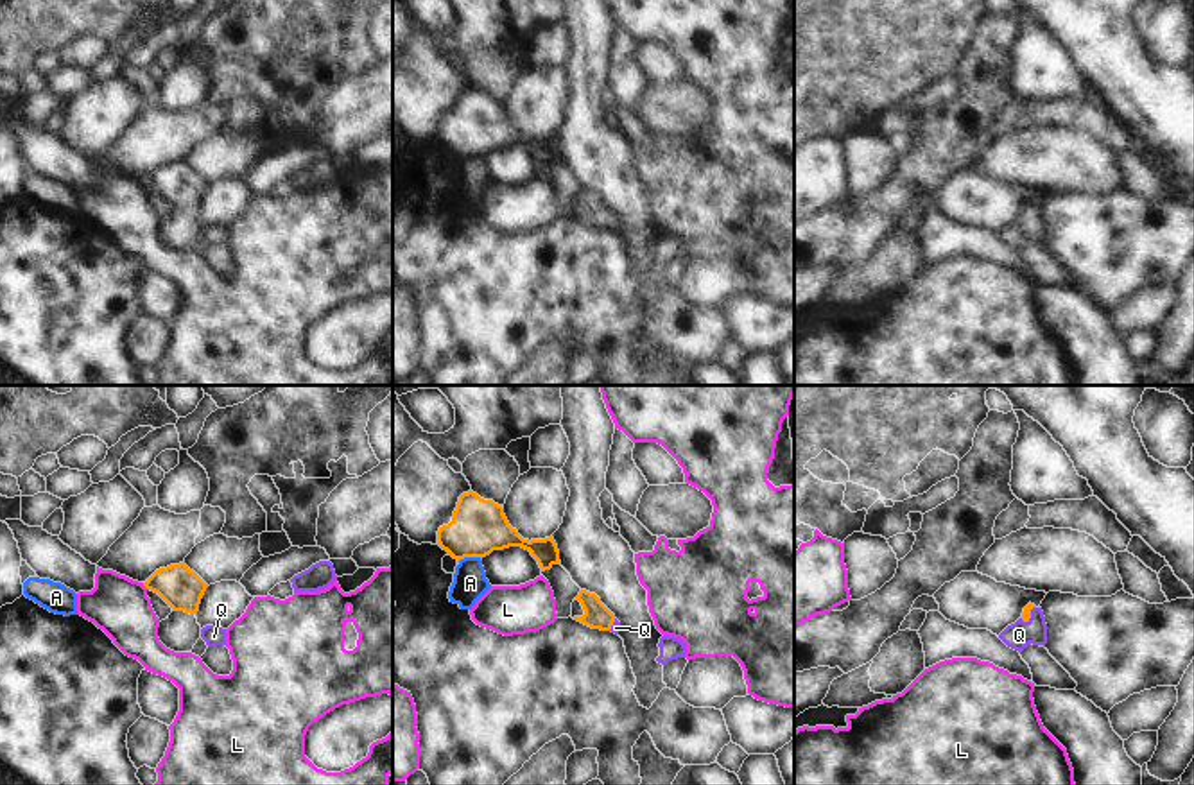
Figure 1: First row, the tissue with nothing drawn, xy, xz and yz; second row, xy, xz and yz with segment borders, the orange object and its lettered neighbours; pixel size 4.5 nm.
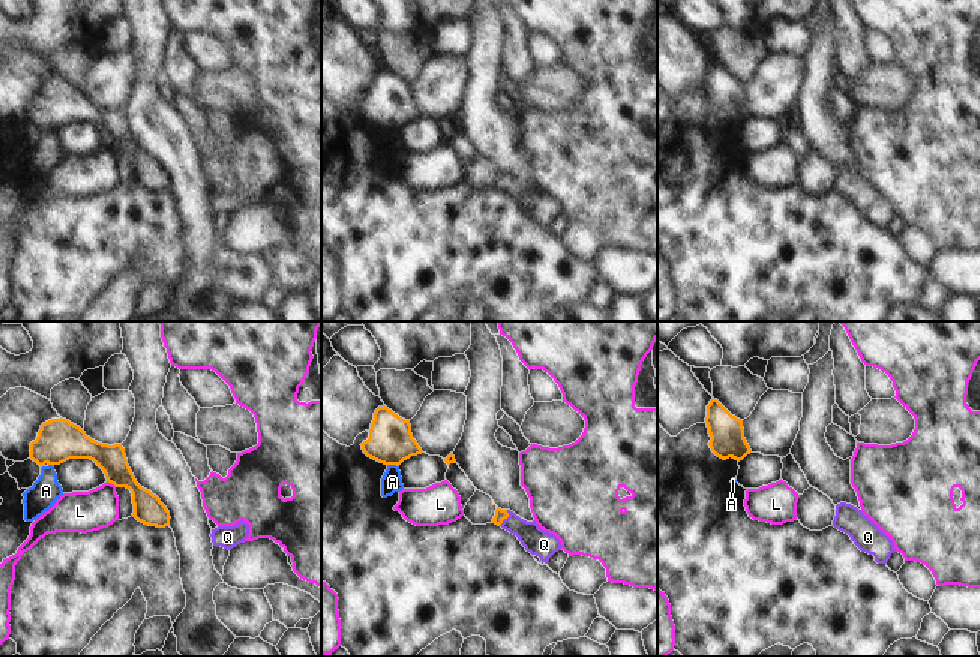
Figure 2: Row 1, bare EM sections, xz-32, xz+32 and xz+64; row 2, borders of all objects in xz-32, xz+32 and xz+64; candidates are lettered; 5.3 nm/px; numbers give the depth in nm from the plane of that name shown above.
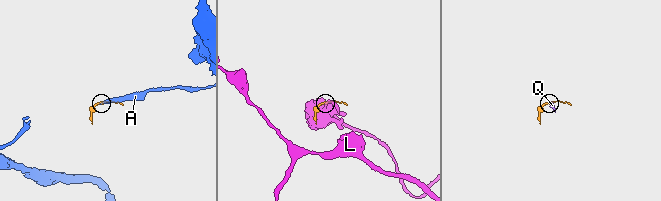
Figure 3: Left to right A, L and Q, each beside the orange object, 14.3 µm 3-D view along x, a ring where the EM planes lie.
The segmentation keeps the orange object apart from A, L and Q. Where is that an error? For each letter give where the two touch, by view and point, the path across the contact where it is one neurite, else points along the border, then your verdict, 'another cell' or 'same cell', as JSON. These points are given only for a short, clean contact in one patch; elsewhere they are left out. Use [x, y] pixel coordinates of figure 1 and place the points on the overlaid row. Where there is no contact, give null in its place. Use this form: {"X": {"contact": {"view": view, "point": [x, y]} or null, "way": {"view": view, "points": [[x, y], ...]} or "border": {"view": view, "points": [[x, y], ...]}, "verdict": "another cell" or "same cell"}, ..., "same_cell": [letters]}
{"A": {"contact": {"view": "xz", "point": [470, 556]}, "verdict": "another cell"}, "L": {"contact": {"view": "xy", "point": [146, 586]}, "border": {"view": "xy", "points": [[142, 583], [147, 588]]}, "verdict": "another cell"}, "Q": {"contact": {"view": "yz", "point": [1029, 615]}, "way": {"view": "yz", "points": [[1026, 615], [1029, 615], [1029, 624], [1019, 635]]}, "verdict": "same cell"}, "same_cell": ["Q"]}

